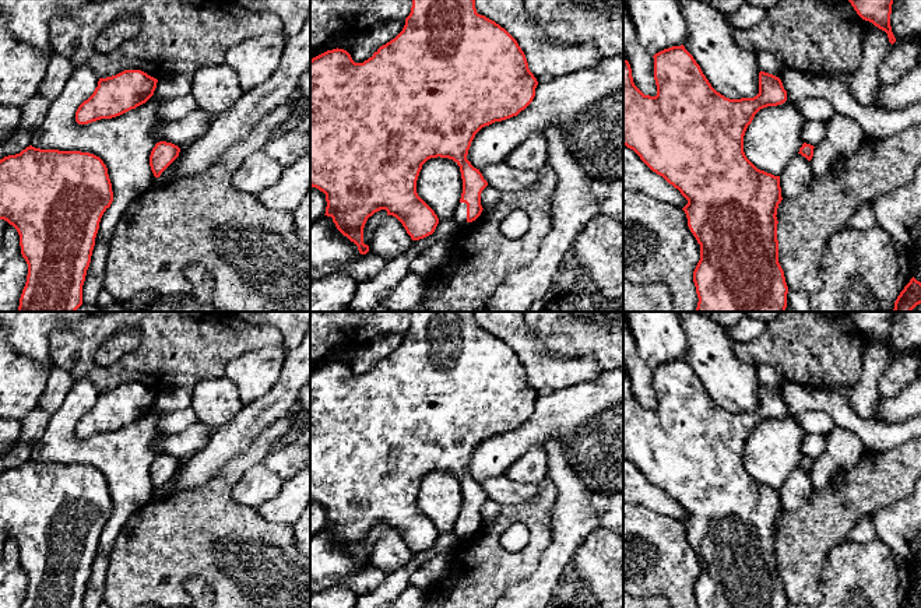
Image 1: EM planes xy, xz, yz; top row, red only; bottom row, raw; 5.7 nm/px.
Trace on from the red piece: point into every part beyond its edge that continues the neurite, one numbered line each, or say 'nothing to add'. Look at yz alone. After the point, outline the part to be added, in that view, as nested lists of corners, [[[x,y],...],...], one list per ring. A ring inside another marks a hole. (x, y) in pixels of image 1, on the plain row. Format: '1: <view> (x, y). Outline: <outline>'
nothing to add

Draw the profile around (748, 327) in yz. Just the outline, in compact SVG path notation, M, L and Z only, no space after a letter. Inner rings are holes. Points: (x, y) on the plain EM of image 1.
M744 316L739 323L728 331L730 338L739 342L748 342L757 338L767 327L767 321Z

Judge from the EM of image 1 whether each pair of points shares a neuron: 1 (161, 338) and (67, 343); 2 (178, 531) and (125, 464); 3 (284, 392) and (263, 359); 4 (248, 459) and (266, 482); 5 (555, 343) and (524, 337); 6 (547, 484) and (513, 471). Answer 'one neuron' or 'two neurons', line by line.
1: one neuron
2: two neurons
3: two neurons
4: two neurons
5: two neurons
6: two neurons

